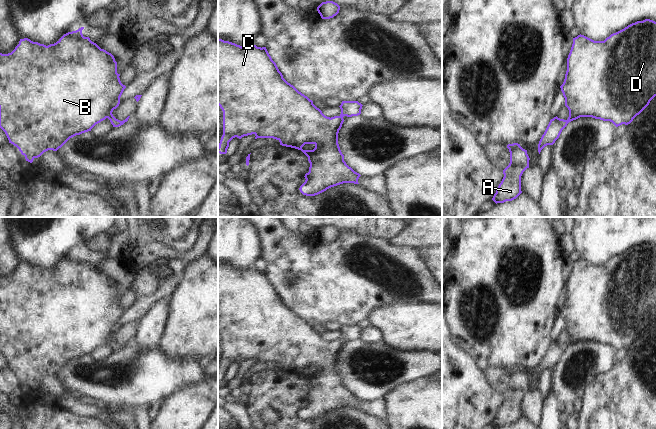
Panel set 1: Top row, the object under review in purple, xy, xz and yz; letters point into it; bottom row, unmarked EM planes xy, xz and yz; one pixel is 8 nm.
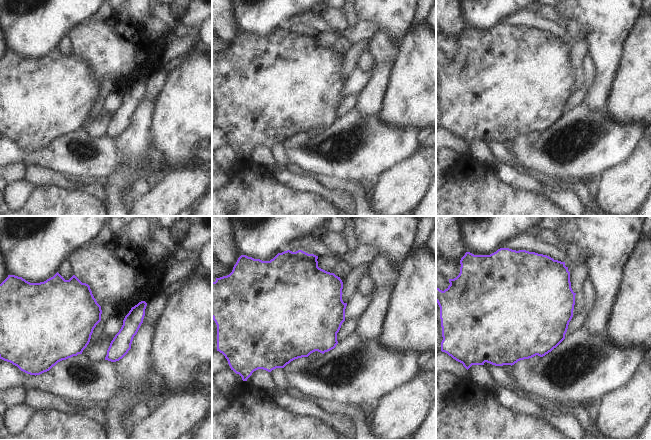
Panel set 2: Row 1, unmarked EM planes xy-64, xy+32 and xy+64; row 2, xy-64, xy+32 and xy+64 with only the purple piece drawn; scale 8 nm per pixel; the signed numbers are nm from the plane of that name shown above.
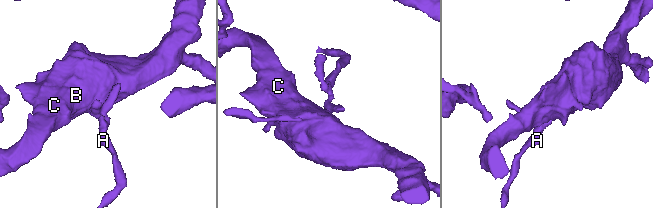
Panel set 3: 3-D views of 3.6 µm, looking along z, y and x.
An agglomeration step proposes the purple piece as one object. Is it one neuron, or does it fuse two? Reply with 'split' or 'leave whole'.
leave whole

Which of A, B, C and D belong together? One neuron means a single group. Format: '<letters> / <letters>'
A B C D

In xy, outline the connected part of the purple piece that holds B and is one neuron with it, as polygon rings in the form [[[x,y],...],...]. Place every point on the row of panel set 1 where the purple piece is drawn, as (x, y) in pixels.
[[[81,27],[68,32],[48,46],[28,38],[20,39],[11,53],[0,53],[0,128],[9,143],[16,146],[30,163],[48,150],[57,151],[70,138],[91,131],[106,118],[113,127],[119,127],[130,117],[120,121],[112,114],[119,106],[120,97],[126,88],[120,81],[114,56],[101,49],[89,37],[84,37],[83,29]]]

